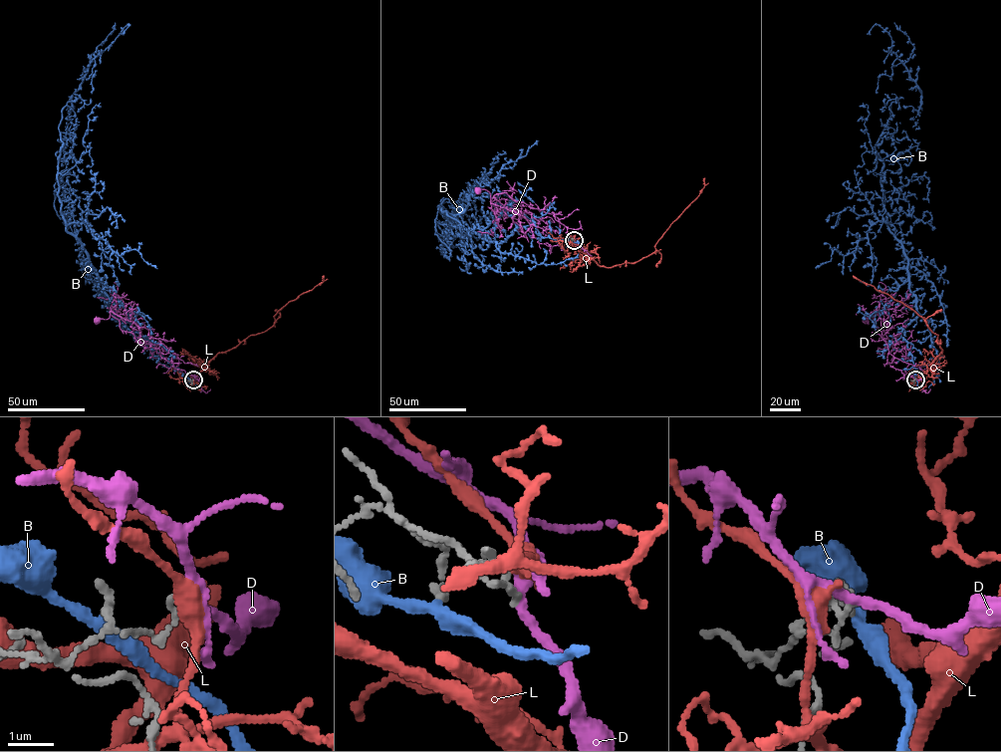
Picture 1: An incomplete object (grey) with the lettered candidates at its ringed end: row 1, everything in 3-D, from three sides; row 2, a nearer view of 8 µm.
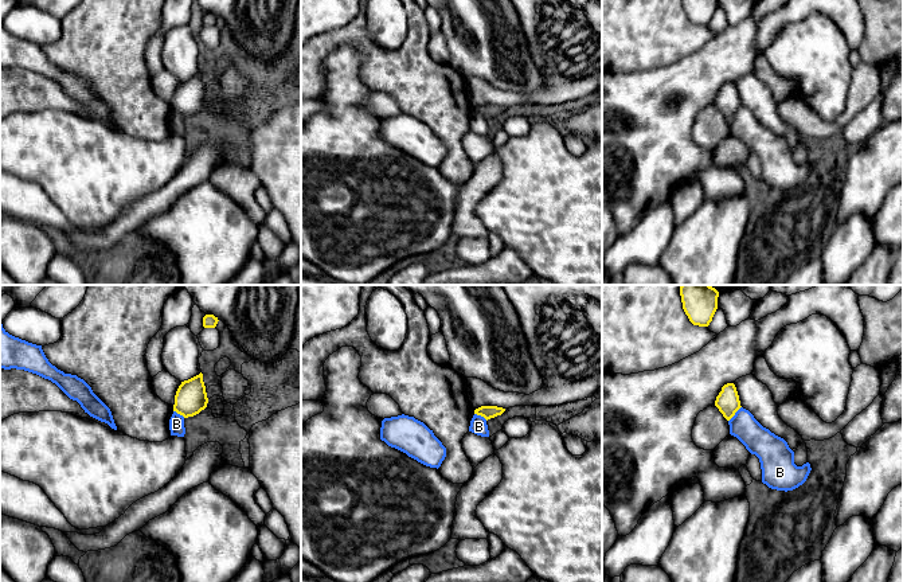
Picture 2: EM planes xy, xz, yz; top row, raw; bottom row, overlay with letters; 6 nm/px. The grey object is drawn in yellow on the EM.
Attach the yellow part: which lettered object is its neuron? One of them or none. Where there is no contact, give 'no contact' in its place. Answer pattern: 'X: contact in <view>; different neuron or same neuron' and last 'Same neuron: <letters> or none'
B: contact in yz; different neuron
D: no contact; different neuron
L: no contact; different neuron
Same neuron: none

